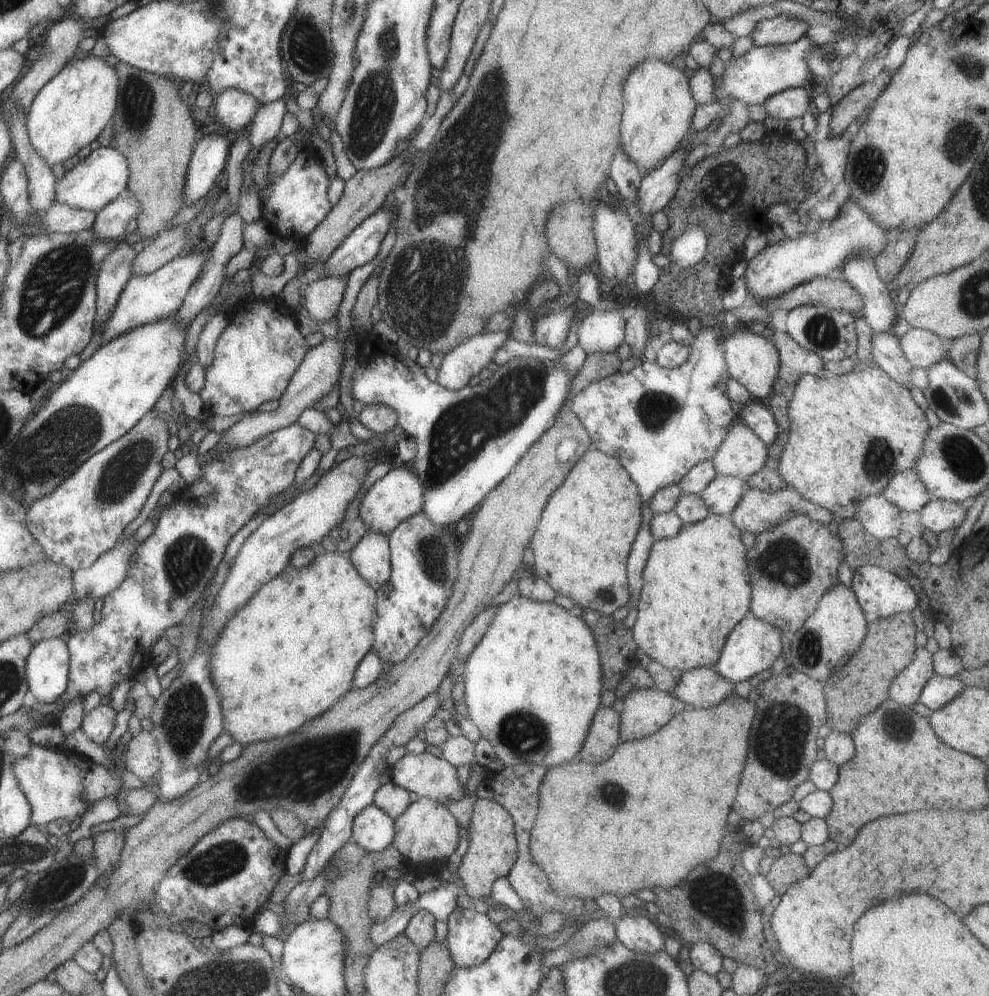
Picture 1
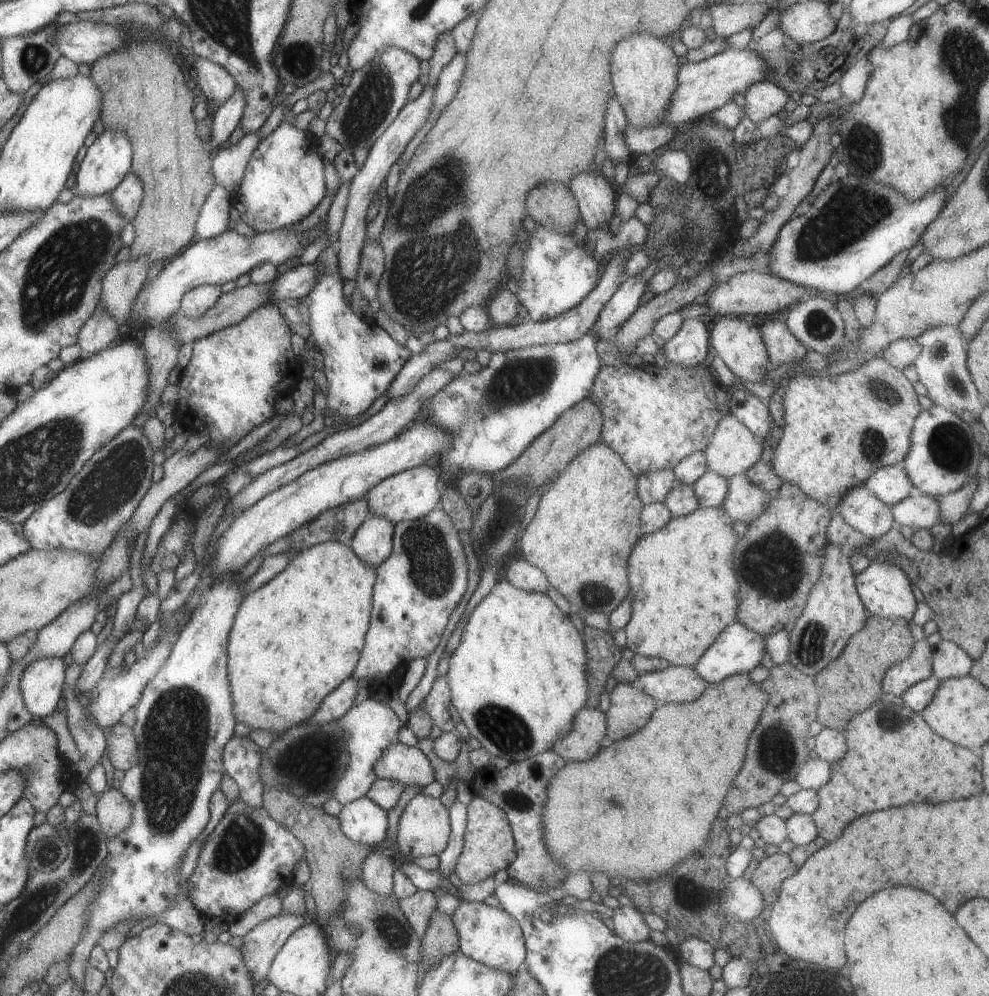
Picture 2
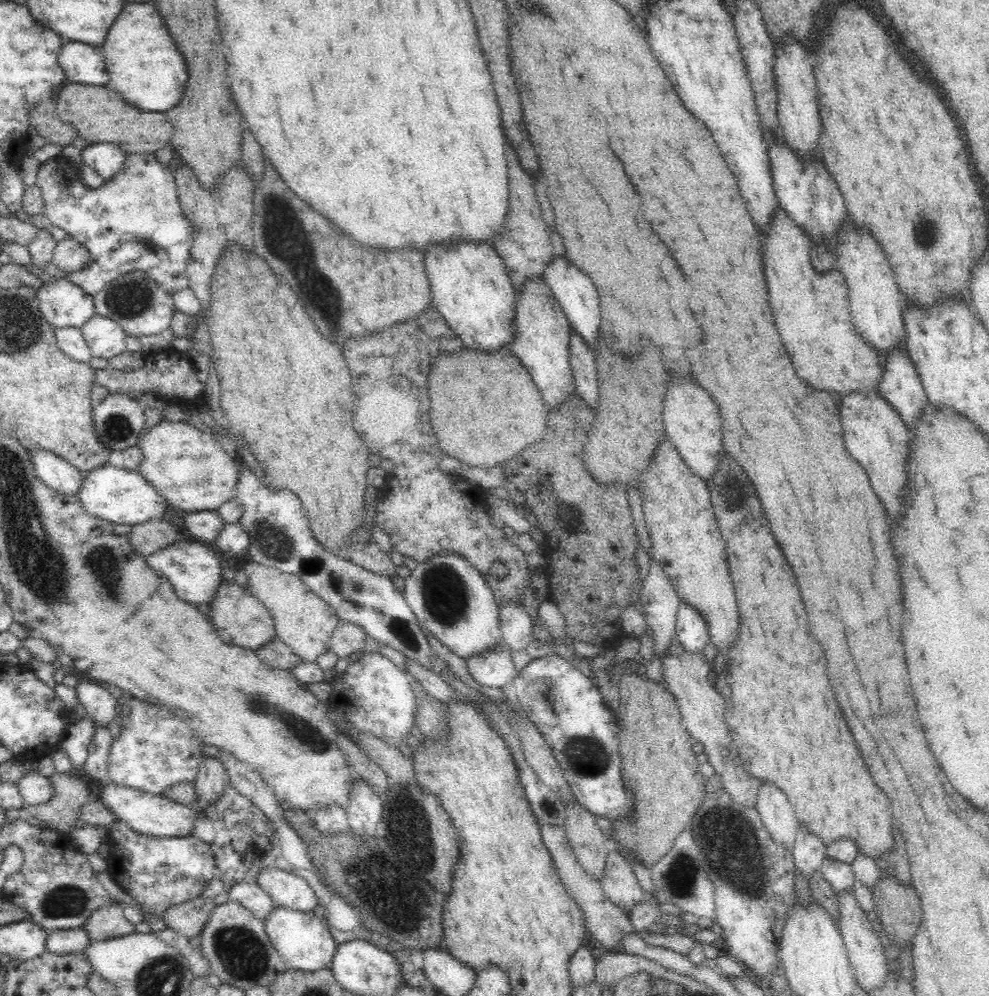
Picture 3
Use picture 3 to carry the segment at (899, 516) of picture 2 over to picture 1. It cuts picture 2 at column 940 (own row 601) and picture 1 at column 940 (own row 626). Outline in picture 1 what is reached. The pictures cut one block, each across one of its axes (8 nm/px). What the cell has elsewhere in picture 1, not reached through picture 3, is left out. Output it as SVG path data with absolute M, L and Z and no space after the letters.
M932 498L909 520L920 522L925 529L940 533L952 528L957 530L966 520L967 511L963 503Z

